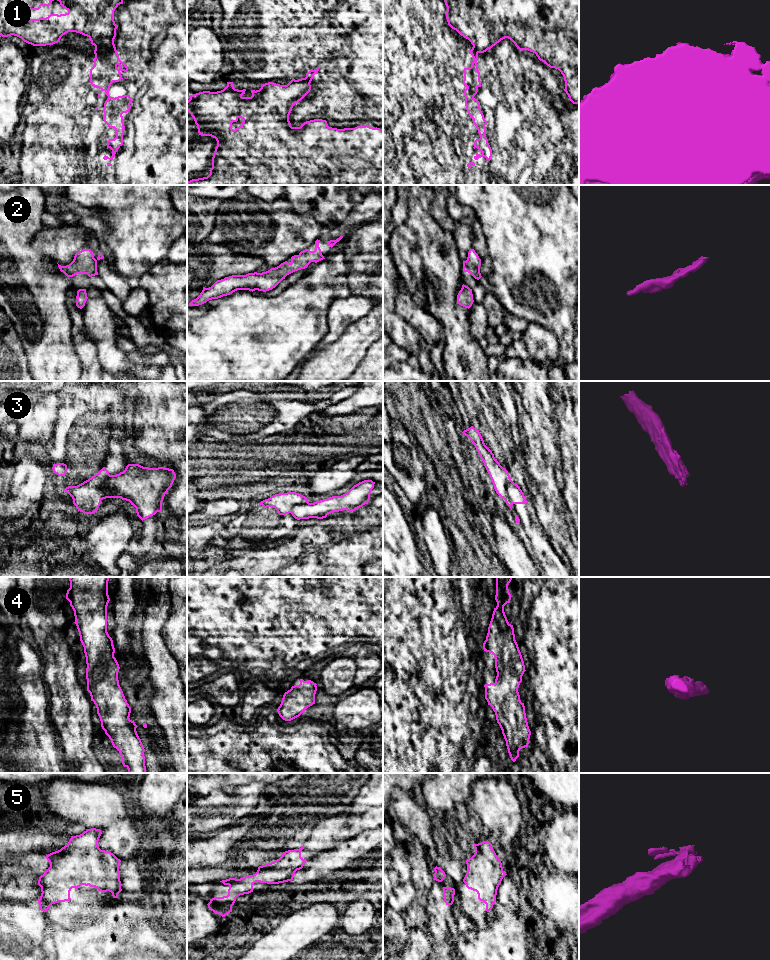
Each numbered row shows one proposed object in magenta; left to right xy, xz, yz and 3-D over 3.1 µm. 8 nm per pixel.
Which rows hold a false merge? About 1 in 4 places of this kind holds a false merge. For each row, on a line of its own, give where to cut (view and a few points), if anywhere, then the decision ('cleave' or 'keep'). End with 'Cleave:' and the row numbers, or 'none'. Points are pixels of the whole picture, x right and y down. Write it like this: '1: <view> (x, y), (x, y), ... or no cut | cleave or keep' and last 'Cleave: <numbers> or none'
1: xy (113, 42), (109, 47), (95, 47) | cleave
2: no cut | keep
3: xy (111, 475), (101, 486), (101, 499) | cleave
4: no cut | keep
5: no cut | keep
Cleave: 1, 3

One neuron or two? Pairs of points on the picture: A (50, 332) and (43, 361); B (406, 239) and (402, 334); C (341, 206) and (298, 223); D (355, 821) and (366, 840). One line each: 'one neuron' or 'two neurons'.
A: one neuron
B: two neurons
C: two neurons
D: two neurons

